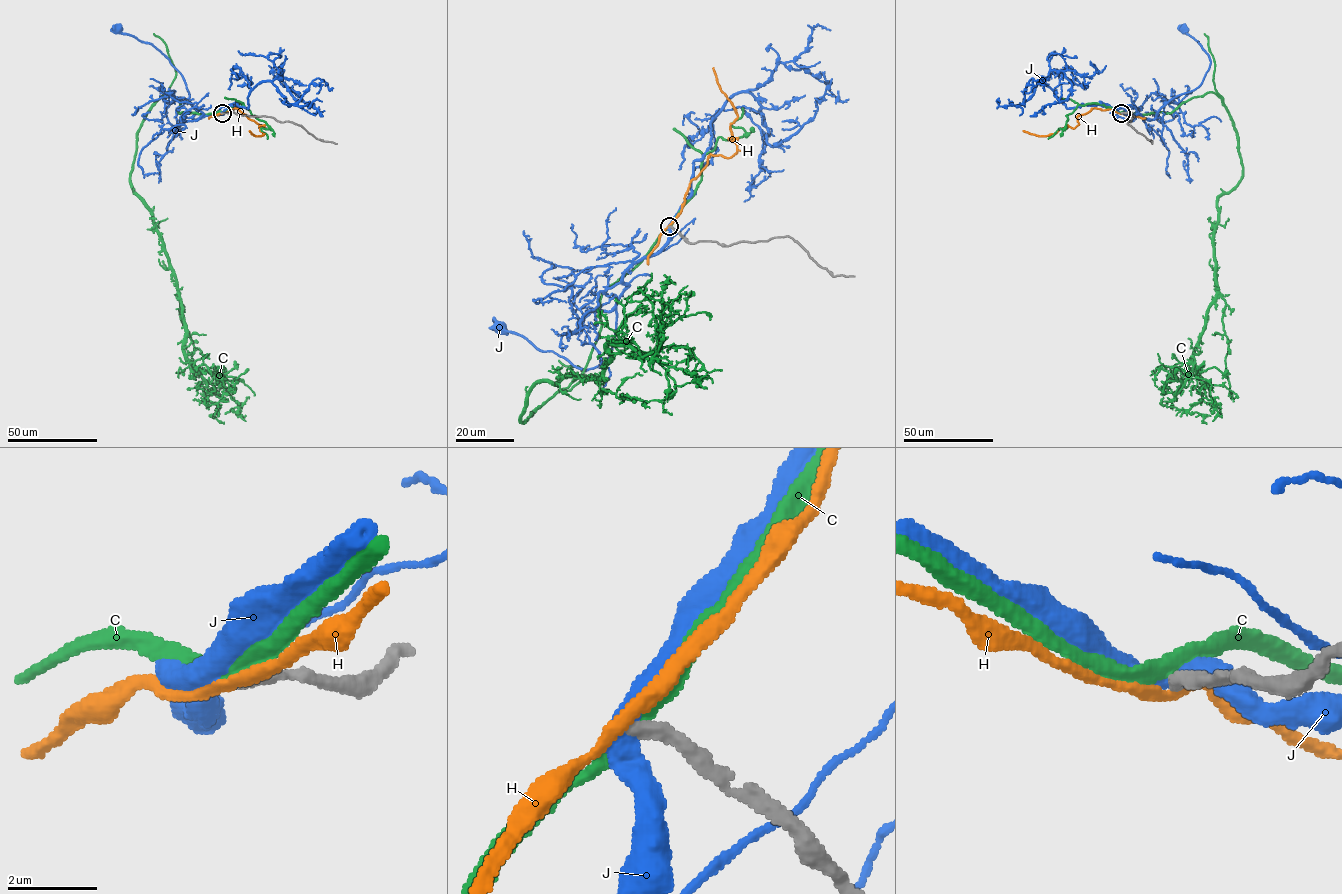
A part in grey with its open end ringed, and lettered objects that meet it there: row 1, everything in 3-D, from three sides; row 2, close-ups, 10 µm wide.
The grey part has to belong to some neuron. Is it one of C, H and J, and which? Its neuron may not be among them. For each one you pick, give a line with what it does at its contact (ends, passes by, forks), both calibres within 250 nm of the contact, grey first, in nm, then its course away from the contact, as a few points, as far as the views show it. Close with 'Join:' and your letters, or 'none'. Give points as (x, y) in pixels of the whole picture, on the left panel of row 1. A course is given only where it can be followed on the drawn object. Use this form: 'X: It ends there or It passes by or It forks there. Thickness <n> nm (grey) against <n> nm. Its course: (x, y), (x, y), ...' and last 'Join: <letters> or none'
Join: none

